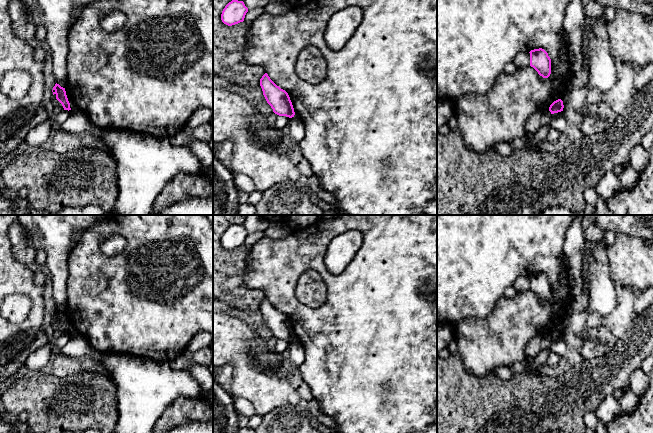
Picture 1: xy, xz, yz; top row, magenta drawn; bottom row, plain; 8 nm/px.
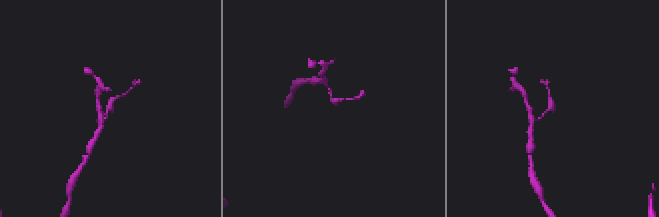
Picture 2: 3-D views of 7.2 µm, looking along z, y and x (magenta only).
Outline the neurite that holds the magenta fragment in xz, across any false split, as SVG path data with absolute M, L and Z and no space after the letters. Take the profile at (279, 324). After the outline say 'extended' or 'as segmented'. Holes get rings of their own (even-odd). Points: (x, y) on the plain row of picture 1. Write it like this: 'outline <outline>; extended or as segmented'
outline M265 297L260 303L260 310L267 327L279 340L294 341L295 336L288 317L277 310Z; as segmented

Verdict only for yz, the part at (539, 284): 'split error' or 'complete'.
complete

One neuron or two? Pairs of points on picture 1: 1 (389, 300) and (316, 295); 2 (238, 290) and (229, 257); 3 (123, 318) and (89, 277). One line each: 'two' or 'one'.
1: two
2: one
3: one

